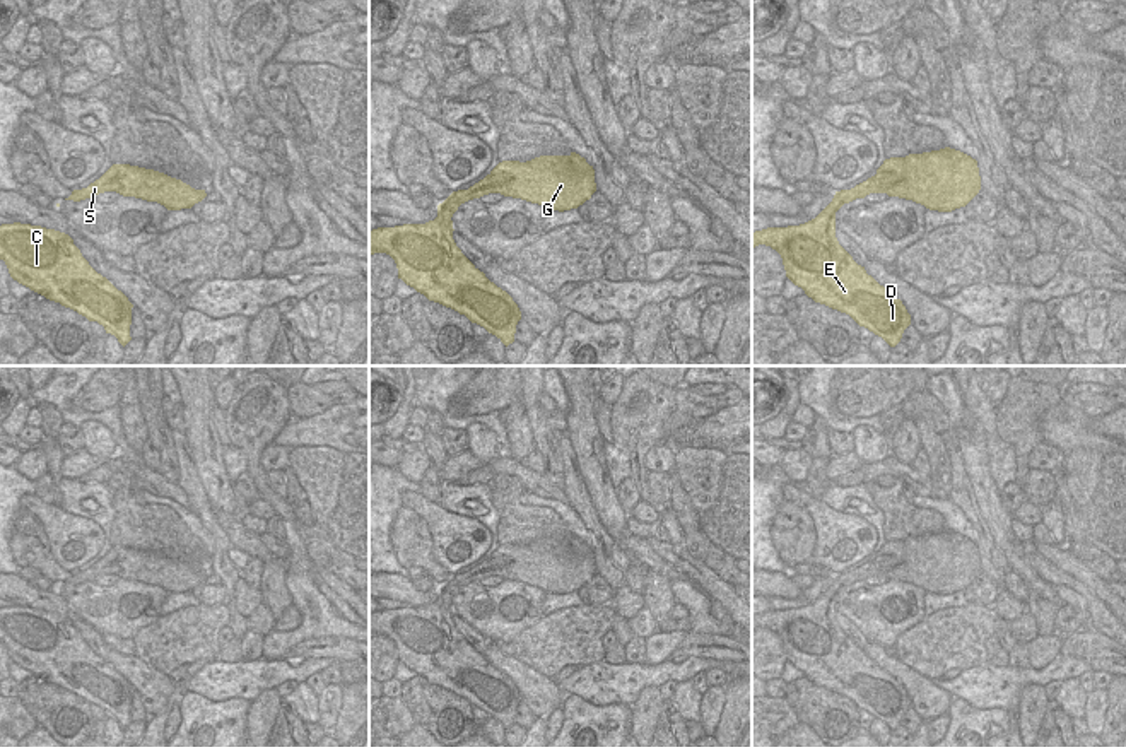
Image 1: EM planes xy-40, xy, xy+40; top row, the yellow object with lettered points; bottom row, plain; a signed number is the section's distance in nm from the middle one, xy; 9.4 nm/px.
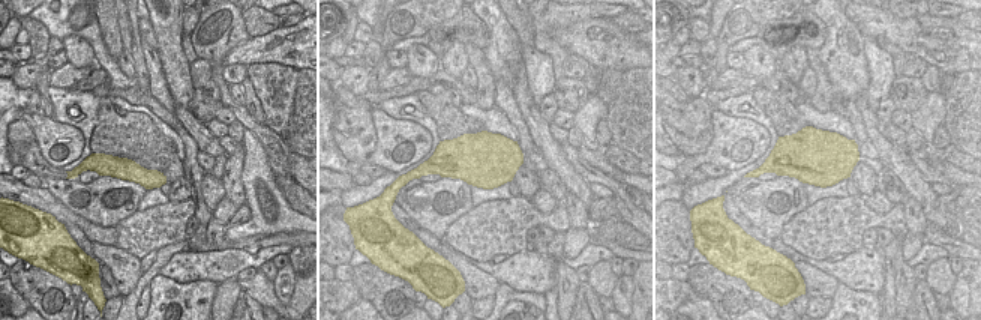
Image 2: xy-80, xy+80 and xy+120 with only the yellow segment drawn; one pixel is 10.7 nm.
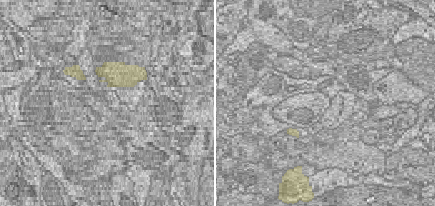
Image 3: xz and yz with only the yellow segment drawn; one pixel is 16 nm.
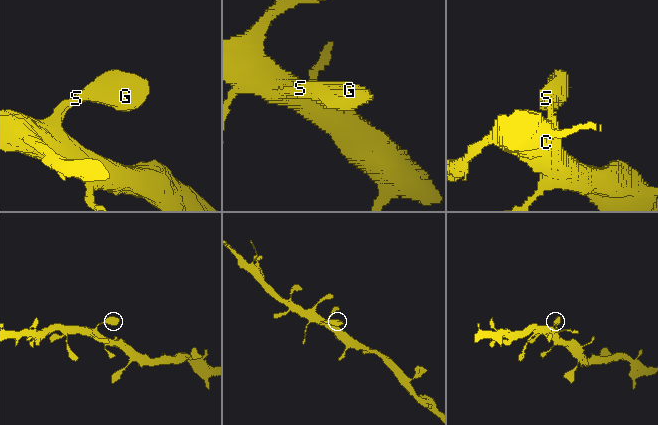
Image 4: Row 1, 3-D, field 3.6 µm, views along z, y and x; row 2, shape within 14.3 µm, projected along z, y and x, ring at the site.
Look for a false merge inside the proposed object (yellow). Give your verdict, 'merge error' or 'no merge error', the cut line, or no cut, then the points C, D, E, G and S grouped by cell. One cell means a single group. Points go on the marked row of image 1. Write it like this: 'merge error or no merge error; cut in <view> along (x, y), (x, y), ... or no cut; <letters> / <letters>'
no merge error; no cut; C D E G S

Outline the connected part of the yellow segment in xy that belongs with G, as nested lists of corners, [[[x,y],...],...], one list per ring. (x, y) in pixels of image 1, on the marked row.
[[[576,152],[569,156],[540,156],[526,162],[502,161],[484,179],[468,190],[453,191],[437,205],[437,217],[425,224],[403,224],[369,231],[369,255],[386,253],[398,268],[398,279],[429,301],[465,315],[472,323],[484,326],[506,347],[514,342],[521,311],[513,297],[490,282],[456,246],[453,239],[453,214],[468,200],[489,193],[521,198],[542,205],[545,210],[571,210],[583,205],[596,191],[595,169]]]

